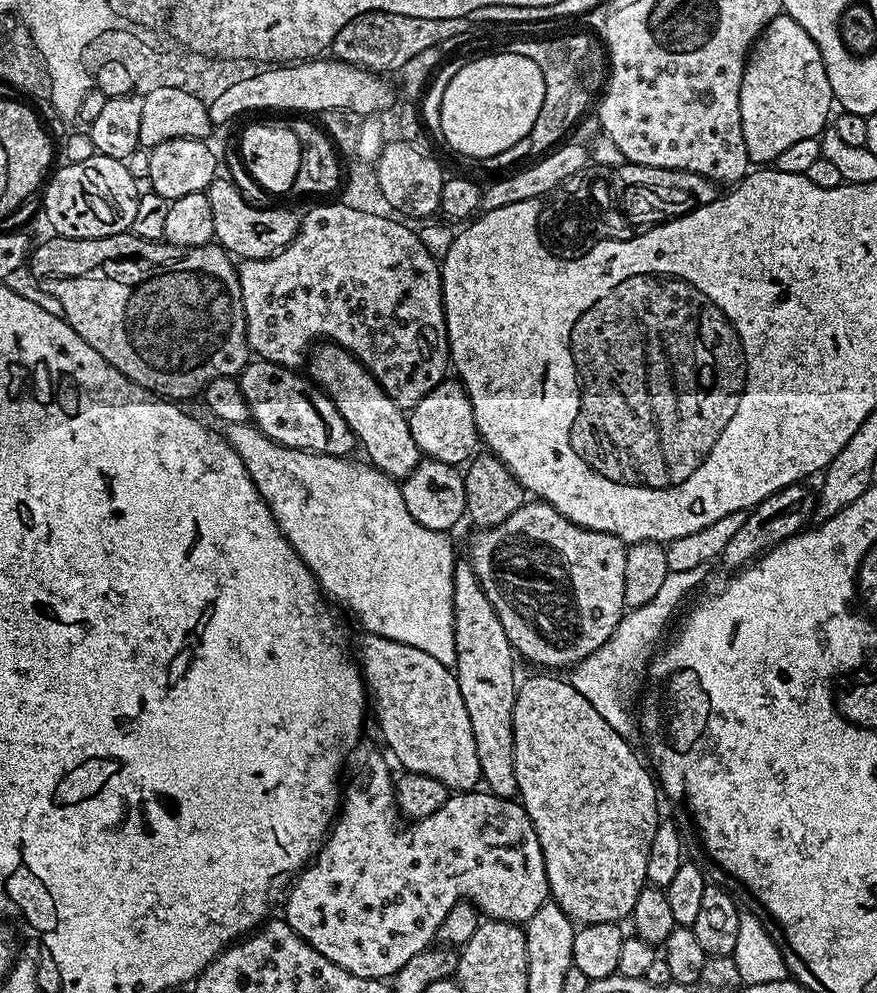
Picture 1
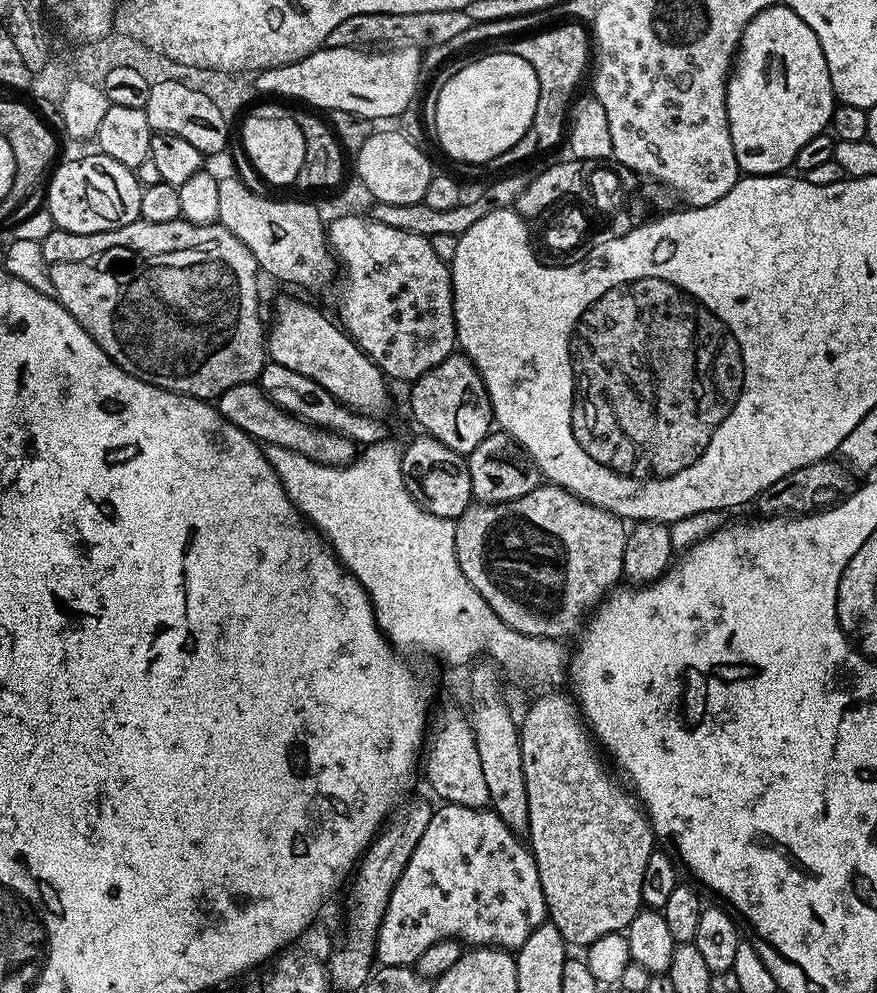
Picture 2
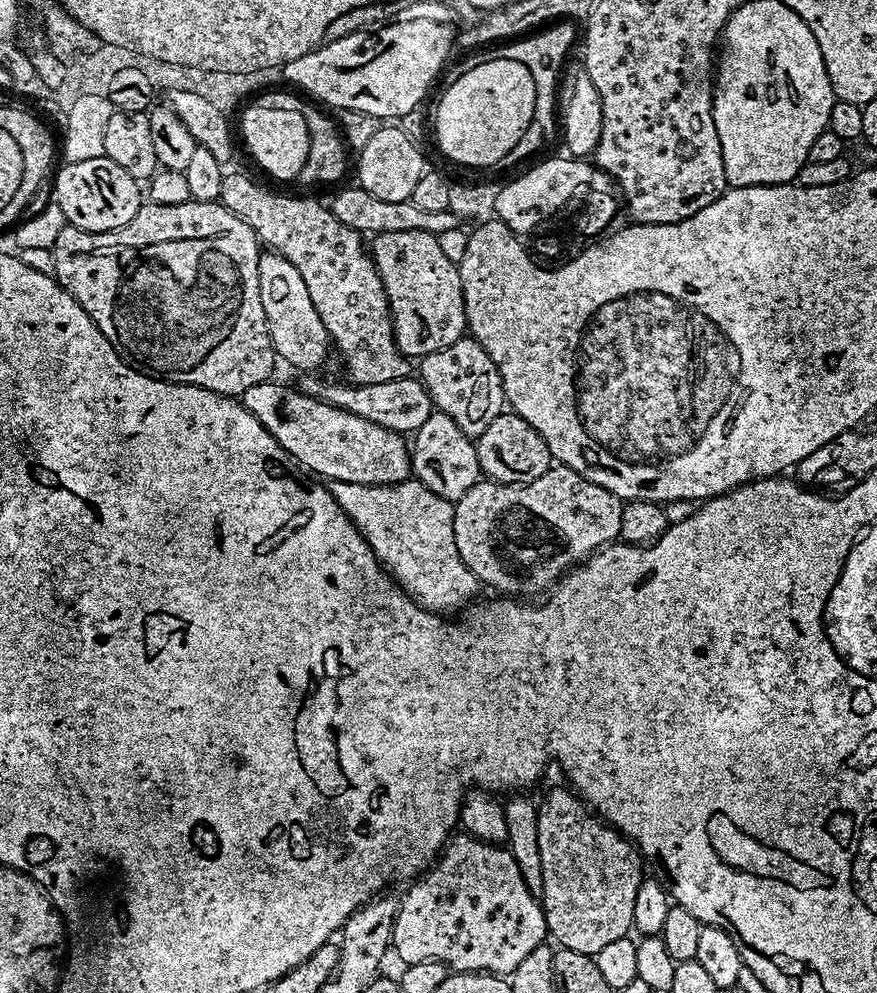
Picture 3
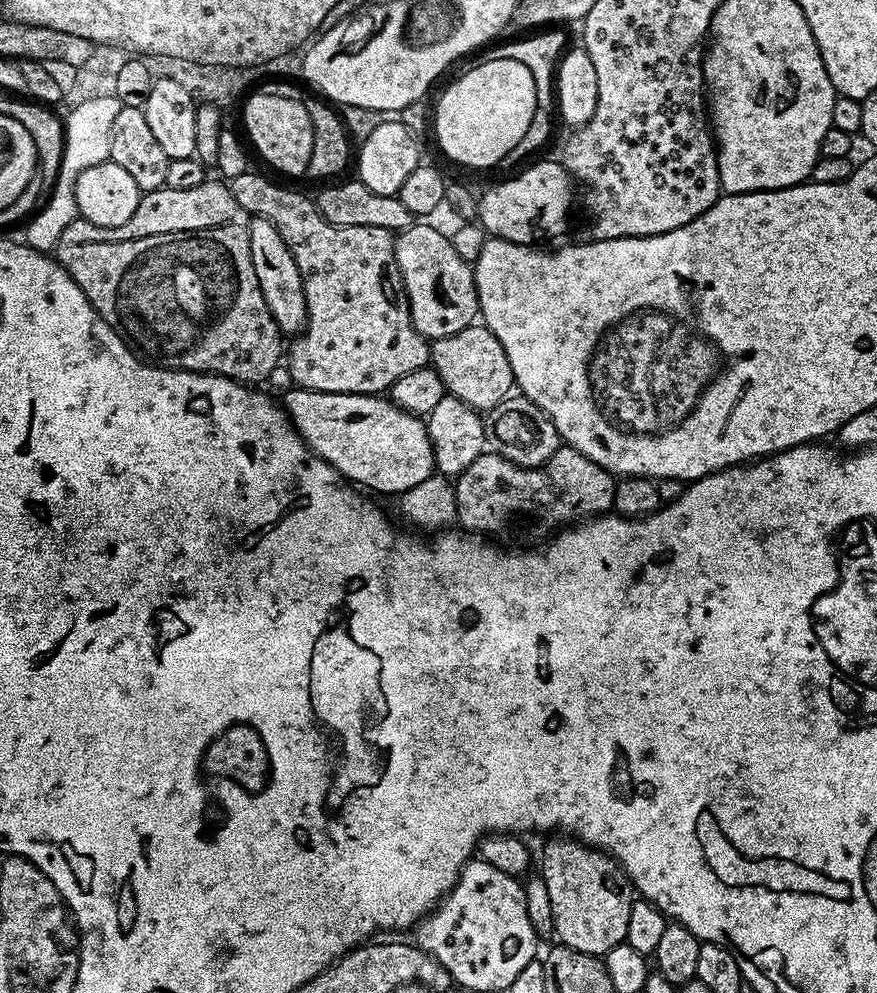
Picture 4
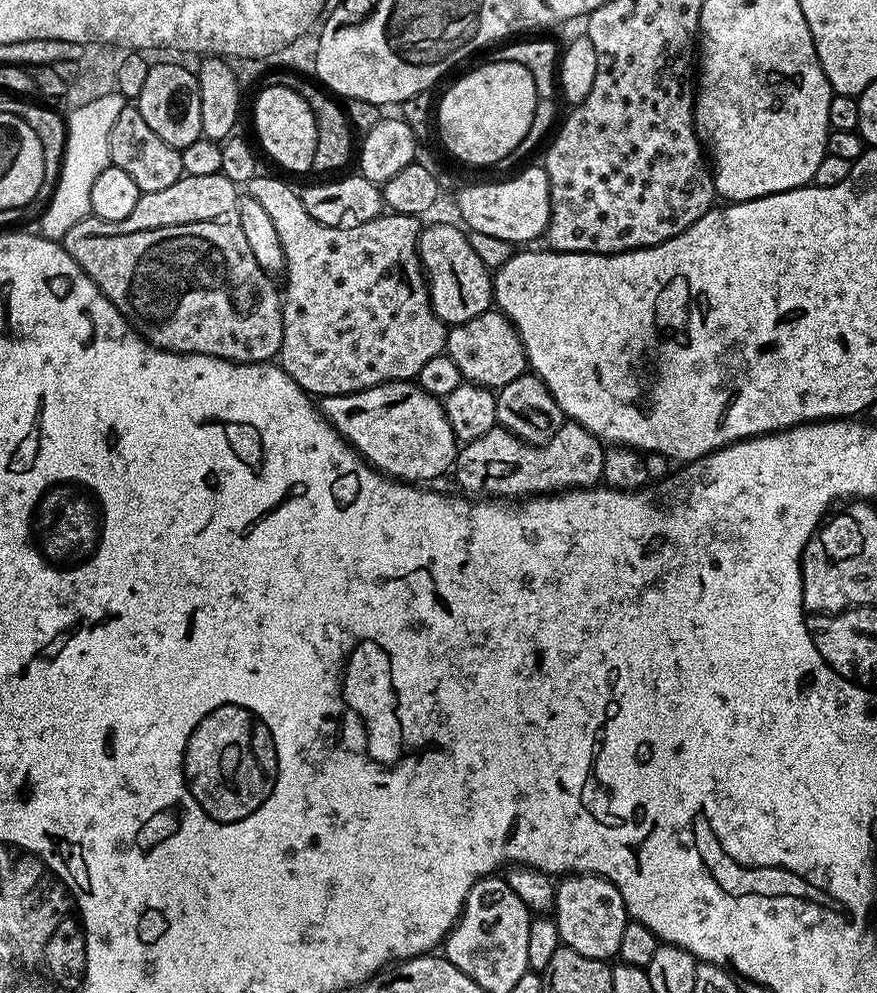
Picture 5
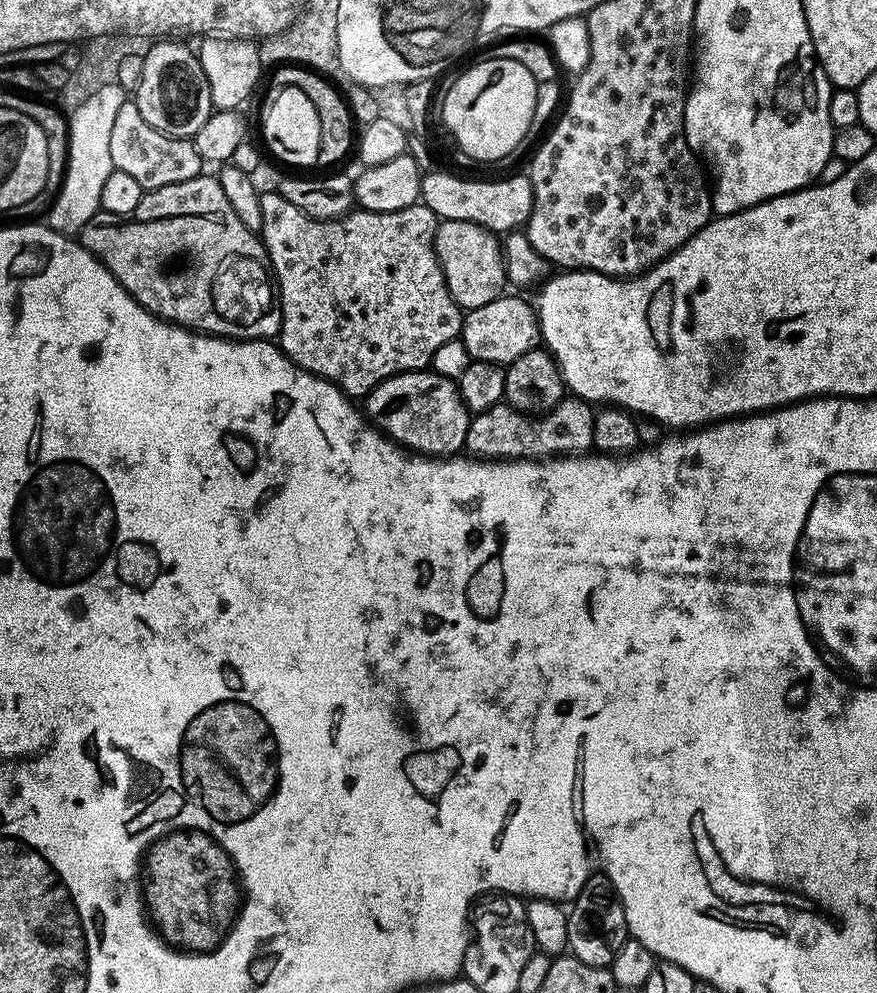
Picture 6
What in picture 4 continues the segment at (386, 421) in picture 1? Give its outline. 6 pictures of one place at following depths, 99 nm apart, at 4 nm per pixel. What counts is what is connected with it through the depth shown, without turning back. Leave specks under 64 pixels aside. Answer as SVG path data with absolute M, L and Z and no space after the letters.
M253 217L249 221L248 233L250 234L251 261L254 264L259 289L262 290L267 308L281 333L299 333L308 322L308 311L306 310L304 283L300 277L296 260L282 241L282 236L278 234L277 228L268 219Z

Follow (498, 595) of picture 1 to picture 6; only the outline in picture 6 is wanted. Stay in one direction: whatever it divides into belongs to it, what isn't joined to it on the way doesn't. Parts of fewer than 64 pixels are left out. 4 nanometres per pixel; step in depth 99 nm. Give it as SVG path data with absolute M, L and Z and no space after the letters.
M569 395L554 410L542 416L528 416L514 410L507 402L475 413L466 430L464 448L473 457L485 460L539 460L557 456L578 456L593 447L596 412L586 400Z

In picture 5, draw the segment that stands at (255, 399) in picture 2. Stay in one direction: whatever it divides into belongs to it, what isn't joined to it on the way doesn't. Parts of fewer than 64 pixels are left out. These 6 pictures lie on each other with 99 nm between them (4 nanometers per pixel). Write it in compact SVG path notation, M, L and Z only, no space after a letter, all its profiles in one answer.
M388 380L361 392L325 396L319 401L318 407L323 416L336 427L340 437L348 441L372 467L394 480L432 482L428 480L438 479L456 463L458 441L450 426L450 418L446 418L441 397L426 394L426 390L422 390L412 380Z

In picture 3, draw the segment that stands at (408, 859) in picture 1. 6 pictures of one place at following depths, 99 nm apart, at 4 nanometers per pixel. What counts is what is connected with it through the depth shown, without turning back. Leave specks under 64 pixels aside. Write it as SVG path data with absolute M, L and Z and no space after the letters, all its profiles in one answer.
M453 835L435 863L407 888L408 893L399 897L392 927L391 951L394 956L396 952L401 965L436 961L447 965L452 972L491 972L493 976L507 977L521 964L522 958L545 943L548 936L541 901L526 886L511 852L507 847L488 844L477 836Z

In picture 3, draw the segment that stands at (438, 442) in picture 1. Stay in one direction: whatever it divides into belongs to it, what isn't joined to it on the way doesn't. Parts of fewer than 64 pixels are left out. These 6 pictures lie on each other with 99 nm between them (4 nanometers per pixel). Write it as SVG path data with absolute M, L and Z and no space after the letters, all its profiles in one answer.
M471 335L437 352L426 354L420 361L418 375L430 394L435 411L445 412L468 436L479 438L486 426L505 411L504 383L498 366L487 350Z

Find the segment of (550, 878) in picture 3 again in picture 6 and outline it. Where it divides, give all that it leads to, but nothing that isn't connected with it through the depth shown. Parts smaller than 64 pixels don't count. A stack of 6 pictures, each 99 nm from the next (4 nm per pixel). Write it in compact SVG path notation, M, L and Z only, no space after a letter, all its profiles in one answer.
M607 882L585 884L576 894L576 899L571 901L568 912L568 947L571 955L586 962L586 966L607 968L627 939L629 934L624 904L616 895L615 888Z

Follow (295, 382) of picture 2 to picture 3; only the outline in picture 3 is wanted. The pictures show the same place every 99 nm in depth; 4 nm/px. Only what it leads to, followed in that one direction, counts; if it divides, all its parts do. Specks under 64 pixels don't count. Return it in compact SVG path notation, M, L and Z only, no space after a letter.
M316 374L301 376L304 377L298 381L298 387L307 396L324 400L327 404L333 404L342 410L350 410L370 422L381 424L383 428L389 428L401 434L414 434L420 429L422 422L426 422L426 418L430 418L430 414L434 411L430 394L426 390L423 380L416 374L394 378L390 382L358 385L351 382L335 384L332 380L319 380Z

